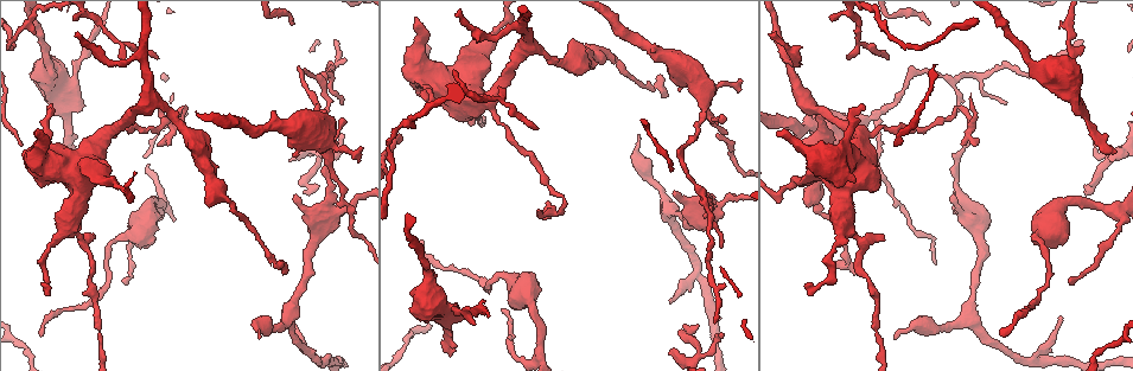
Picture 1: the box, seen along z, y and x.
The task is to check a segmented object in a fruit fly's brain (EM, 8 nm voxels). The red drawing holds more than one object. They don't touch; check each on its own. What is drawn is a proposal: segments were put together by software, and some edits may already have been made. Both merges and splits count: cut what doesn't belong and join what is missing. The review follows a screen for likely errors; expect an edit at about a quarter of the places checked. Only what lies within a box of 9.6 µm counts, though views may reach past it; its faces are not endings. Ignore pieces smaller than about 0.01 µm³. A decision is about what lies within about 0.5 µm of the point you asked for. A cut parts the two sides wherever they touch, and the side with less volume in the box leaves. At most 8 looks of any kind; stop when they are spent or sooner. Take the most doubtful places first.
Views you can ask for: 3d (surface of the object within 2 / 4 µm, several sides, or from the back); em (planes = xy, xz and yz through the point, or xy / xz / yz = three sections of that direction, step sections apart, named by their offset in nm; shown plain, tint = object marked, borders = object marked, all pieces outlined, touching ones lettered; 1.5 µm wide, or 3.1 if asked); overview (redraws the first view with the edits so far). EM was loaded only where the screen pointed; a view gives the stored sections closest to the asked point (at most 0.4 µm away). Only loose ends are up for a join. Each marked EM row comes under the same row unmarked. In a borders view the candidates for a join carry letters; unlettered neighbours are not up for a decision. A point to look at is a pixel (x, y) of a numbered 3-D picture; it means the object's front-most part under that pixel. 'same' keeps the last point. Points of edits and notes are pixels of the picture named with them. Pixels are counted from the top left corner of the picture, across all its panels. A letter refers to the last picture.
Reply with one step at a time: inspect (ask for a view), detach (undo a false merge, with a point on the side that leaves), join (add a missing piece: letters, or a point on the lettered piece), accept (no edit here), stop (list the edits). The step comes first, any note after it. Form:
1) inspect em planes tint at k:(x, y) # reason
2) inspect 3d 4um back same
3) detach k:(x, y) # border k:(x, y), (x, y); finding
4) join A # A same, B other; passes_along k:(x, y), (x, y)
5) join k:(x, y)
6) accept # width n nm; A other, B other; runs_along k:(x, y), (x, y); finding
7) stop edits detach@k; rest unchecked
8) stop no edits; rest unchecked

inspect 3d 4um back at 1:(897, 337) # tapers out

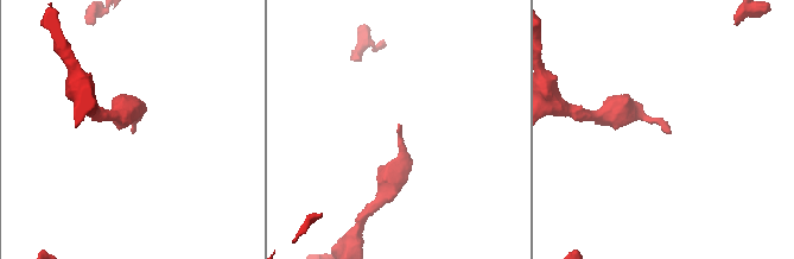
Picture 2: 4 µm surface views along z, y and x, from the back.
inspect em xy step 8 tint at 2:(132, 131)

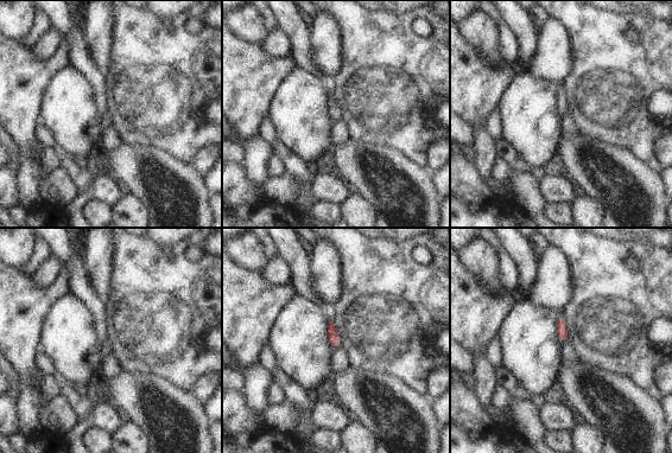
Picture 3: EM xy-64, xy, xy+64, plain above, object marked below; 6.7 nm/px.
inspect em xy step 8 borders same

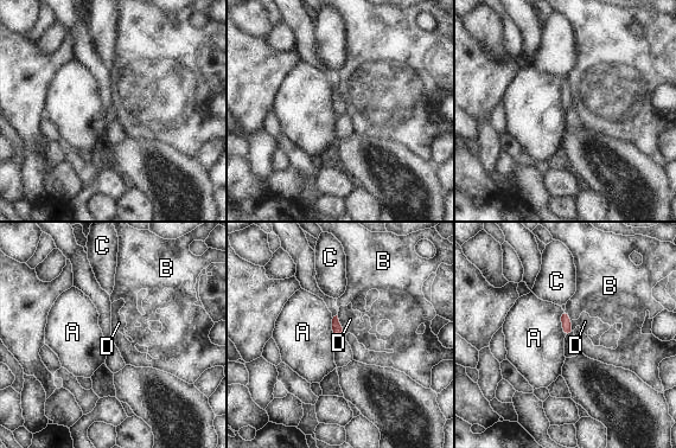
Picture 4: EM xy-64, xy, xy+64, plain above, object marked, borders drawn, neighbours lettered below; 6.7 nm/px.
accept # A other, B other, C other, D other; border 4:(337, 314), (344, 339); none of them fits

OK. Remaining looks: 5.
inspect 3d 4um at 1:(538, 209) # branch stops here

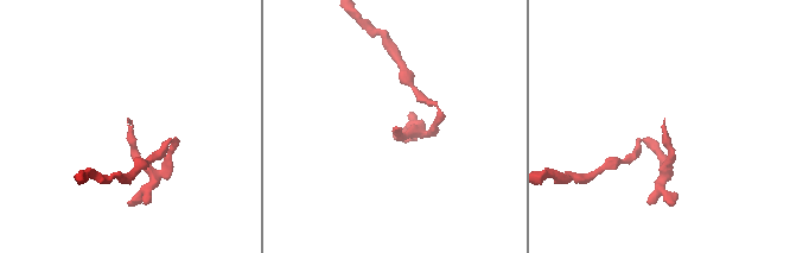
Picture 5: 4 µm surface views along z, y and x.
inspect em yz step 4 borders at 5:(664, 118) # shape alone is not enough

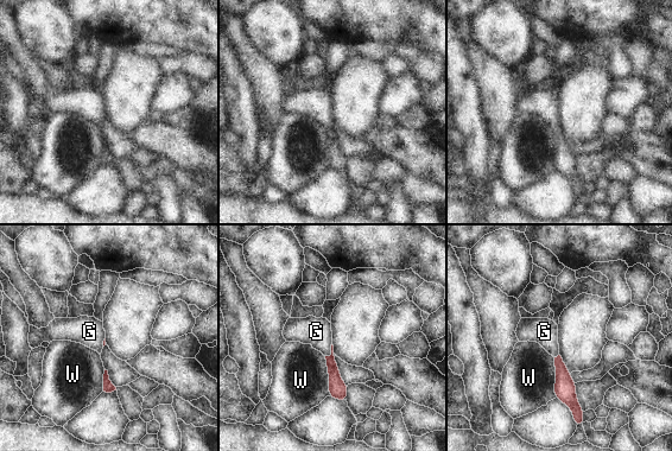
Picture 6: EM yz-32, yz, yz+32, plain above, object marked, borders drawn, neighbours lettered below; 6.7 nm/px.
join G # G same, W other; passes_along 6:(337, 387), (331, 351), (316, 331); the neuron continues

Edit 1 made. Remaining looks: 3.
stop edits join@6; rest unchecked

